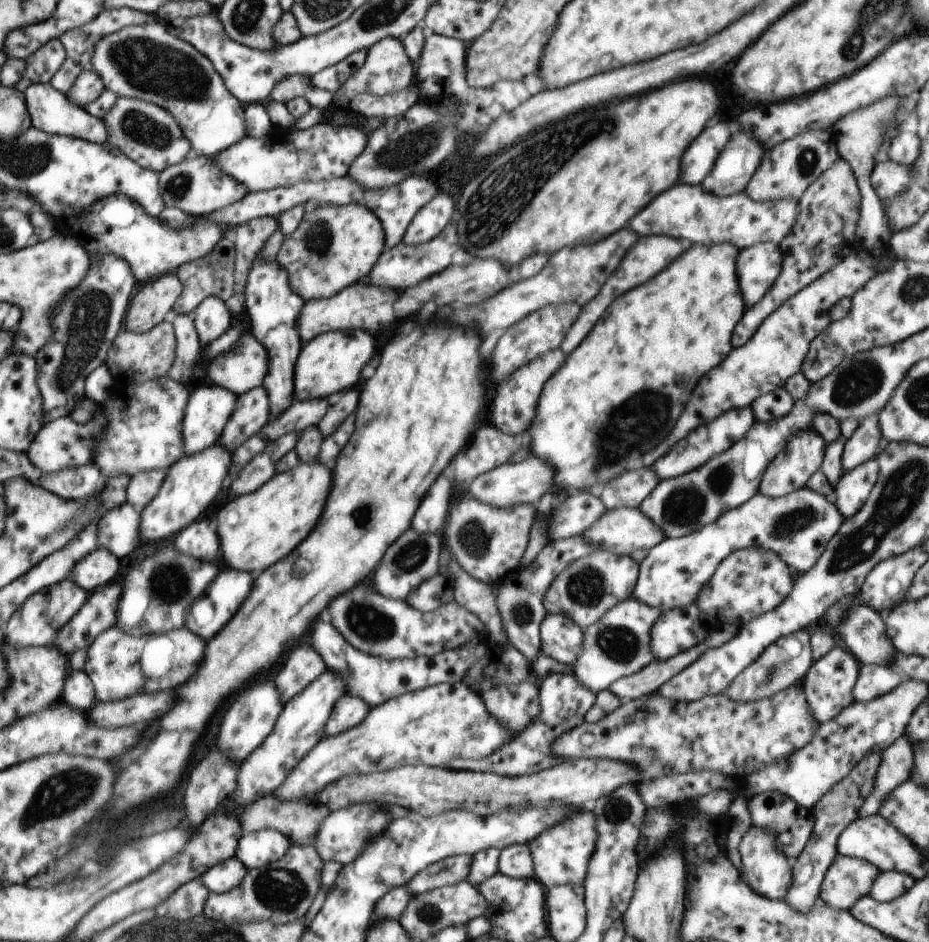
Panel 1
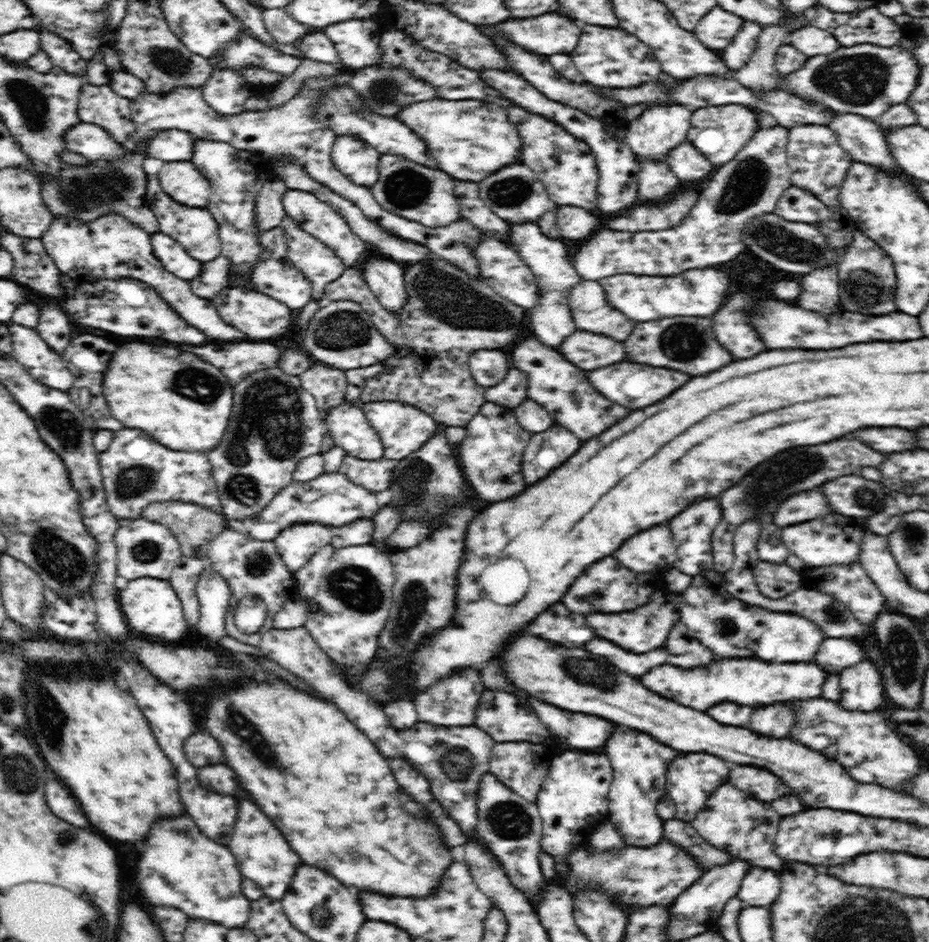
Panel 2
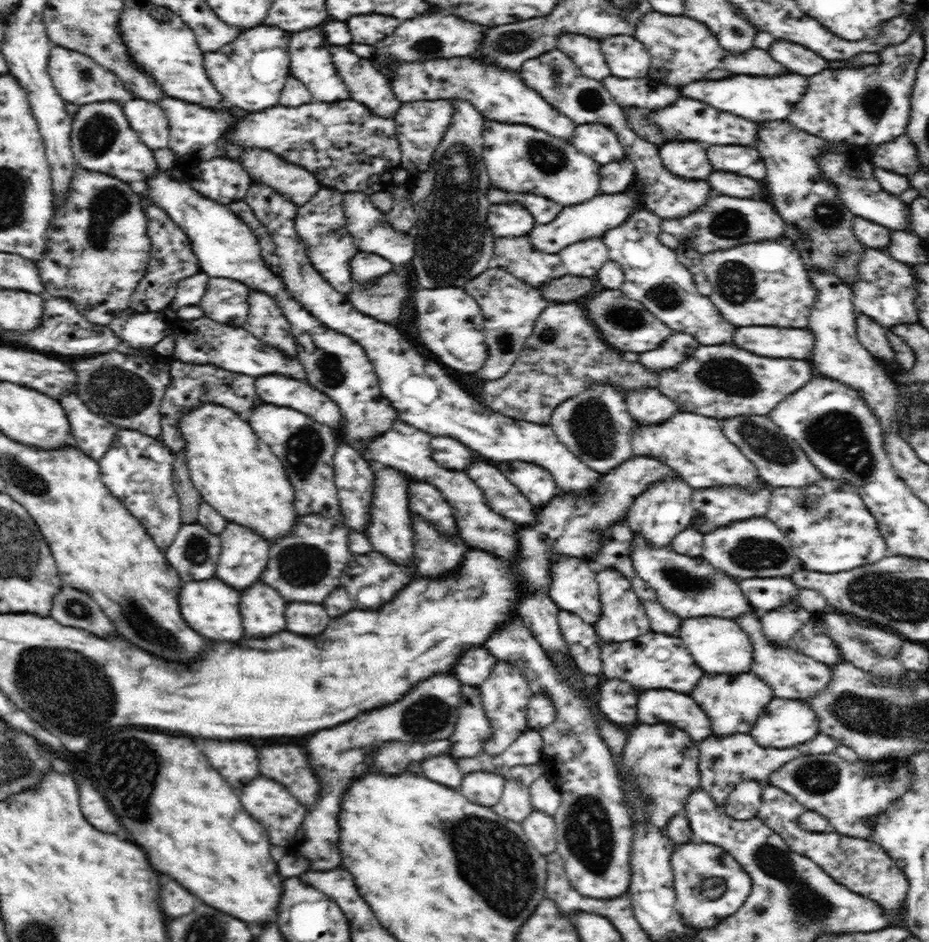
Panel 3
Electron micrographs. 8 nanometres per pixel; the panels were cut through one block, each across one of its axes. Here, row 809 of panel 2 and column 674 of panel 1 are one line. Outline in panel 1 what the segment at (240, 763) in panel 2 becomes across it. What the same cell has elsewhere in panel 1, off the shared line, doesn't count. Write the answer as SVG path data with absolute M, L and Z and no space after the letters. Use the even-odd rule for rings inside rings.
M728 242L694 246L648 280L648 284L626 292L626 296L618 296L606 316L592 328L590 336L566 358L556 376L546 382L538 398L534 424L526 430L530 432L530 455L554 468L551 476L554 490L588 491L598 495L599 488L606 486L606 482L641 465L640 454L668 436L698 378L718 366L732 350L732 332L746 312L736 276L738 252L740 250Z

